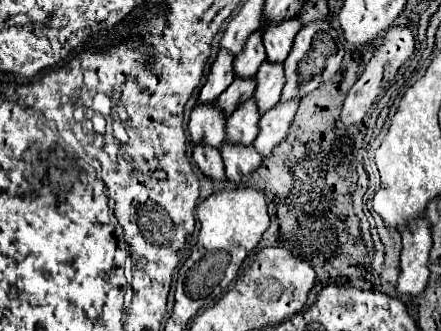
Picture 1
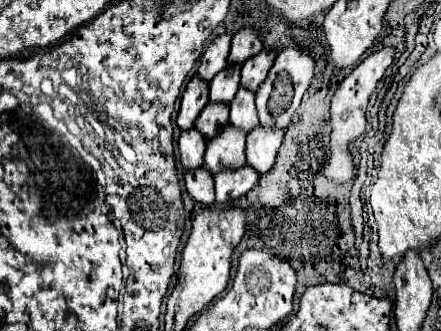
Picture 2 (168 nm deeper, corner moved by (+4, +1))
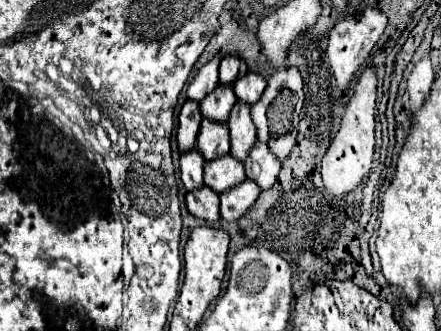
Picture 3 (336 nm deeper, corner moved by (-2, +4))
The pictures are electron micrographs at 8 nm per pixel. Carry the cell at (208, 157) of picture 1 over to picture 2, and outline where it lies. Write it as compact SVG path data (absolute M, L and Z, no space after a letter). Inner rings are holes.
M200 166L196 170L188 170L184 174L184 180L186 180L186 190L192 196L192 200L202 202L202 204L214 202L214 178L208 168Z

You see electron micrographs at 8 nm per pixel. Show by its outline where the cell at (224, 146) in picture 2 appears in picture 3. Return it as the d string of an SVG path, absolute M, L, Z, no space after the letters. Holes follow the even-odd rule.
M224 155L224 159L214 159L212 163L206 163L204 167L204 183L218 195L236 187L244 181L244 165L236 159L230 159L230 155Z

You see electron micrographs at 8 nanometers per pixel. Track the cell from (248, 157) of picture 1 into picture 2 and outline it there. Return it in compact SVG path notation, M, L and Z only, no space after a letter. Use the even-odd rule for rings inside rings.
M244 164L244 166L234 168L234 170L226 168L218 174L214 174L216 202L226 204L226 202L240 198L258 182L258 178L260 178L260 174L250 164Z

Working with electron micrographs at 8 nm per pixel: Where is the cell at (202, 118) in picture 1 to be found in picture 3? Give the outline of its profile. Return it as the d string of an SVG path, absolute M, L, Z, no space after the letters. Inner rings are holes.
M192 149L192 151L188 151L188 155L180 157L180 179L186 187L186 191L204 187L202 169L204 169L204 159L200 159L200 153L196 149Z

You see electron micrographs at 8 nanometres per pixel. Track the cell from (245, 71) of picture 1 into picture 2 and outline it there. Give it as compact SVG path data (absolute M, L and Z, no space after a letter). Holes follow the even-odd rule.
M226 66L210 80L210 100L212 102L230 102L240 88L240 70L242 66Z

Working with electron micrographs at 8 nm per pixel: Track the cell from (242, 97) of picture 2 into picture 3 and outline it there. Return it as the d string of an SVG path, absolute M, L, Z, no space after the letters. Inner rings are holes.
M236 103L228 119L228 129L230 129L230 155L238 161L244 161L256 143L256 127L252 127L250 107L240 107Z

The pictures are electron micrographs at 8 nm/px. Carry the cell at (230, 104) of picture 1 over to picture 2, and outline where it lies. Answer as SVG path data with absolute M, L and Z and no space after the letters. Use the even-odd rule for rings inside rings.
M210 102L198 116L196 120L196 128L206 136L212 138L214 134L218 134L218 130L222 130L222 126L228 124L228 114L230 114L230 106L228 104L216 104Z

